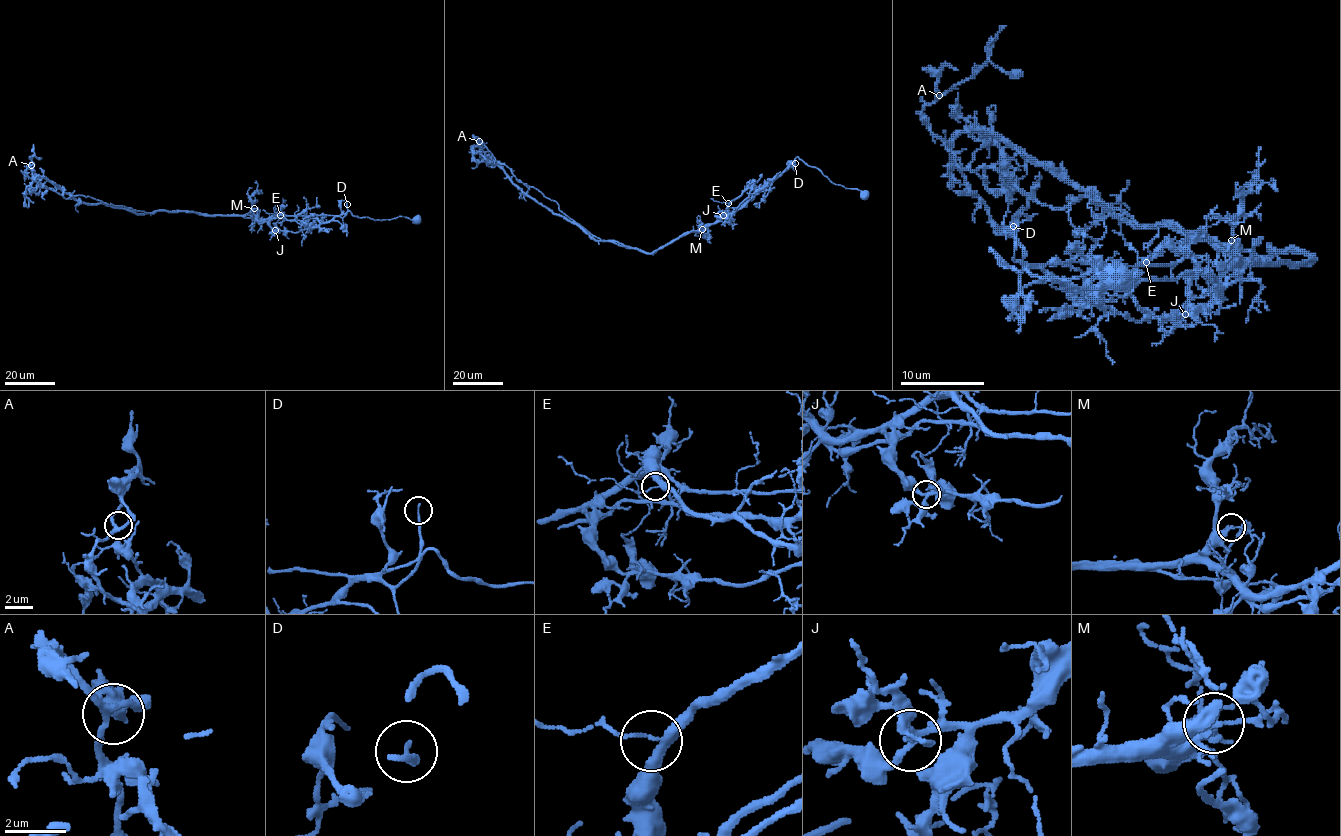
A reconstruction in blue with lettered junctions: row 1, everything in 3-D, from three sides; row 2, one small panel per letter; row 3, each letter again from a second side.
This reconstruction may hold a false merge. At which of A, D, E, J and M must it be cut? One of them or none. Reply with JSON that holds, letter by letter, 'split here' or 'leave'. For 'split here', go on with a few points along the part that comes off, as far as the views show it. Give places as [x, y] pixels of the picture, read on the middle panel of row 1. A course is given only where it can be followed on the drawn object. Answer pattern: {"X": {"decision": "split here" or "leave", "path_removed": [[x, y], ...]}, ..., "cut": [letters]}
{"A": {"decision": "leave"}, "D": {"decision": "leave"}, "E": {"decision": "leave"}, "J": {"decision": "leave"}, "M": {"decision": "split here", "path_removed": [[702, 229], [685, 232], [651, 253], [594, 240], [526, 195], [481, 145], [474, 149], [476, 166], [471, 168]]}, "cut": ["M"]}

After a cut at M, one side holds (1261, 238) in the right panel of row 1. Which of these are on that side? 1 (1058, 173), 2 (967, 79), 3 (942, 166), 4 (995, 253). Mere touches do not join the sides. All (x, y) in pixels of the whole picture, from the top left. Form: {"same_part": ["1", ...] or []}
{"same_part": ["2", "4"]}

